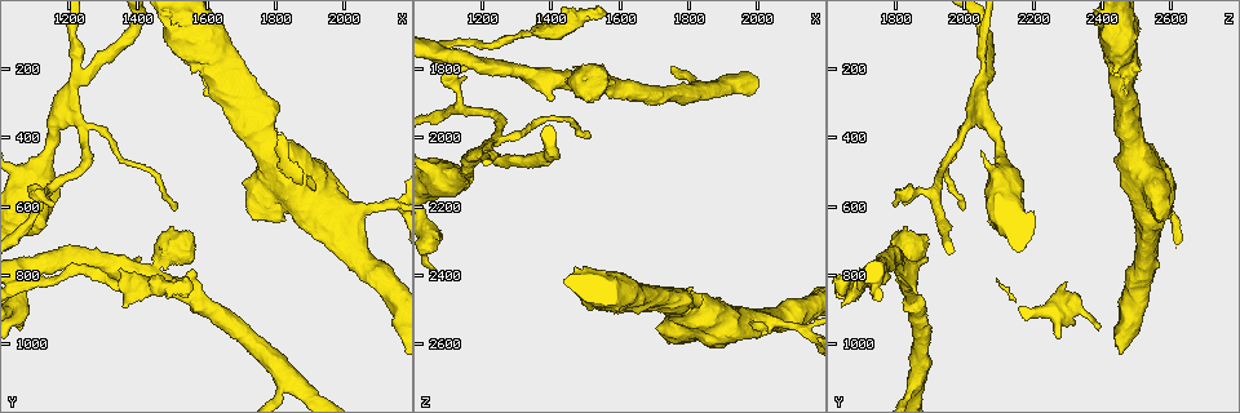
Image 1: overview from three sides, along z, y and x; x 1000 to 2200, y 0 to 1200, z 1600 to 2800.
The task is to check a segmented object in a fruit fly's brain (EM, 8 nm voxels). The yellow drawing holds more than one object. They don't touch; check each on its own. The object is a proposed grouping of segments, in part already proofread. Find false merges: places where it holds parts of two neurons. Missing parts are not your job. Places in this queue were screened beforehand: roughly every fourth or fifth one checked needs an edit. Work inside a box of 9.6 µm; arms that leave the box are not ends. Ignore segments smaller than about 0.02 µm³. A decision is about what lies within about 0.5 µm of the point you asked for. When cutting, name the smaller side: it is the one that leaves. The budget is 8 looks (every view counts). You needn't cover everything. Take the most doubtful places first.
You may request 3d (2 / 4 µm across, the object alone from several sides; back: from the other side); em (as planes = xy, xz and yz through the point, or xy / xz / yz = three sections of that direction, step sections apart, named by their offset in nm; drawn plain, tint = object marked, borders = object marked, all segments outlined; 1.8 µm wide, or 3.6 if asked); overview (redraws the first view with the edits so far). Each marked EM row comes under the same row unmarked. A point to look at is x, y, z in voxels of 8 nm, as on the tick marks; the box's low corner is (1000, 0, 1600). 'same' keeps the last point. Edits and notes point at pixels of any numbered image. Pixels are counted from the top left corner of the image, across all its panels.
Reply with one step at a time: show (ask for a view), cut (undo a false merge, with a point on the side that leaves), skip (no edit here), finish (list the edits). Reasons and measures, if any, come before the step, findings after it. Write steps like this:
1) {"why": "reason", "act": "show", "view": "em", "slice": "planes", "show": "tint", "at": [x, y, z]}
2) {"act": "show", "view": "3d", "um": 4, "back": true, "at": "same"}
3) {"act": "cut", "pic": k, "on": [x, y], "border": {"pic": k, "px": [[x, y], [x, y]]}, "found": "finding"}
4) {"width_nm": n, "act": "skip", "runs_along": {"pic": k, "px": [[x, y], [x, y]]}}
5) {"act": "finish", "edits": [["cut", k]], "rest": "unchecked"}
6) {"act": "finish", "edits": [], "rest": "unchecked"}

{"why": "three arms meet", "act": "show", "view": "3d", "um": 2, "back": true, "at": [1220, 230, 2060]}

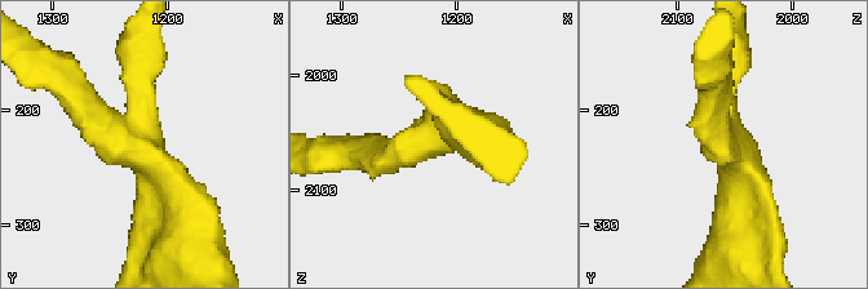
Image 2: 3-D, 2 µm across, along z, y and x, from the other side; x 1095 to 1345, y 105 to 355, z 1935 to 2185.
{"arms": 3, "arm_widths_nm": [200, 220, 340], "act": "show", "view": "em", "slice": "xz", "step": 4, "show": "tint", "at": [1222, 238, 2054]}

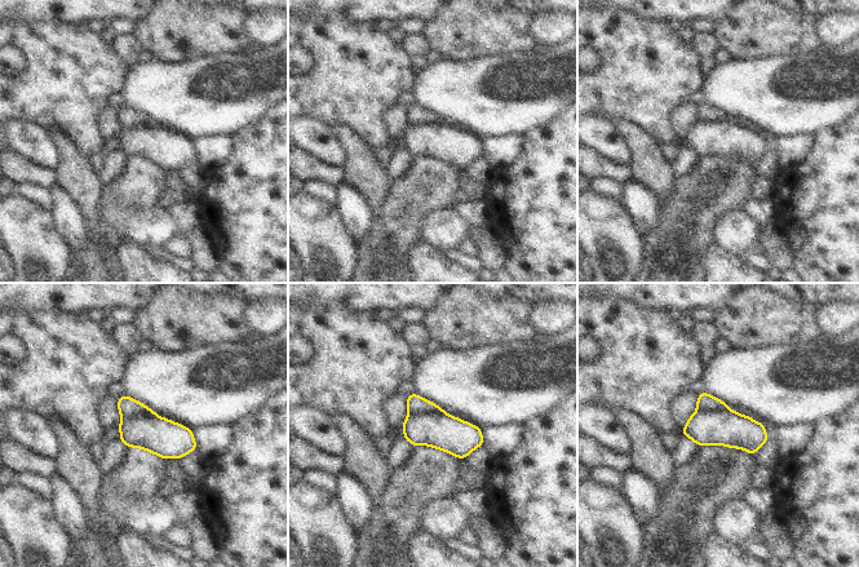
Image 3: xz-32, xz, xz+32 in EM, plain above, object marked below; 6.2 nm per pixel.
{"why": "another direction", "act": "show", "view": "em", "slice": "planes", "show": "tint", "at": "same"}

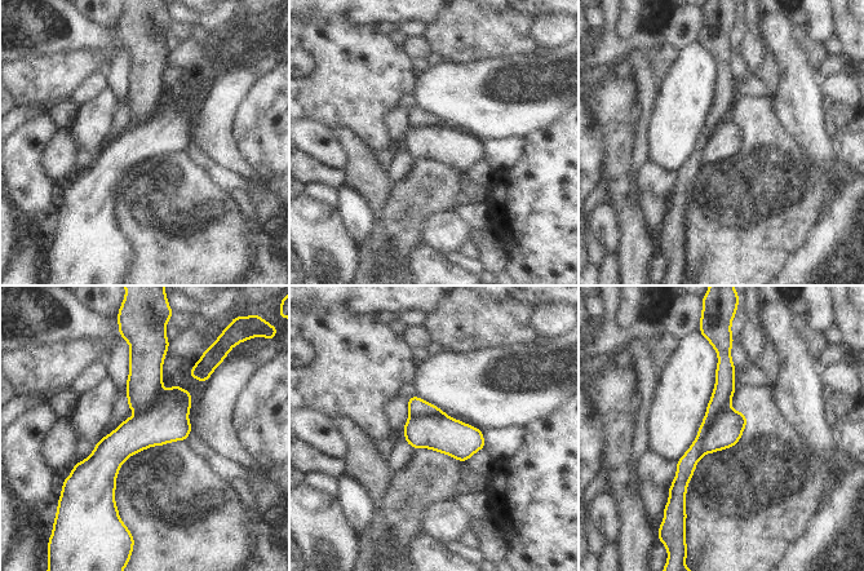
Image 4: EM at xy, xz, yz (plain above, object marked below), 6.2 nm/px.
{"width_nm": 260, "act": "cut", "pic": 4, "on": [723, 392], "found": "two neurons meet here"}

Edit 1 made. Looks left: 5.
{"why": "looks like a crossing", "act": "show", "view": "3d", "um": 4, "back": true, "at": [2020, 660, 2550]}

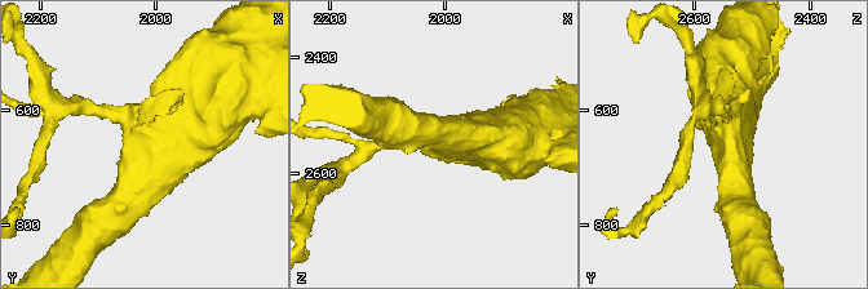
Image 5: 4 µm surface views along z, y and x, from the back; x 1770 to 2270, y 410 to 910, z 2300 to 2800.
{"why": "shape alone is not enough", "act": "show", "view": "em", "um": 3.6, "slice": "planes", "show": "borders", "at": [2020, 660, 2535]}

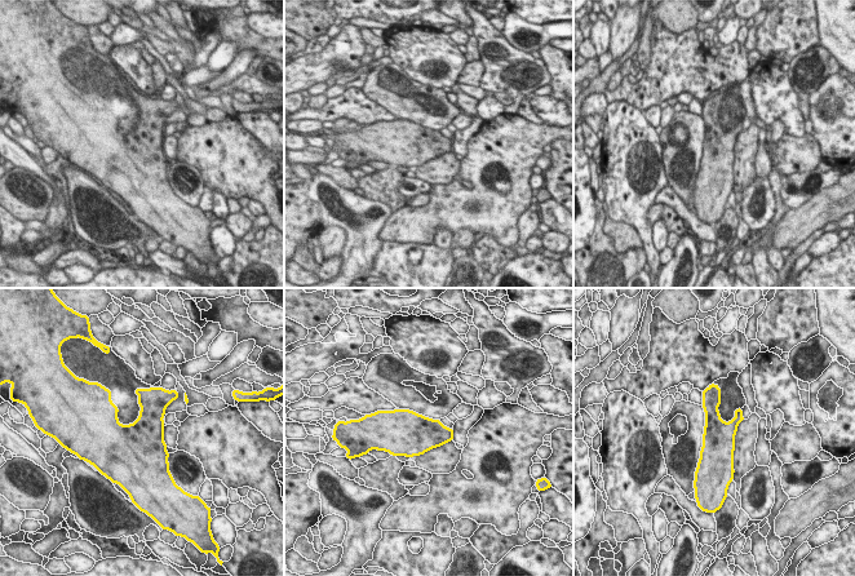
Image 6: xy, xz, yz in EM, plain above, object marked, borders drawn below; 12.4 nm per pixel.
{"act": "skip", "found": "one neuron here"}

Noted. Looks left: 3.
{"act": "finish", "edits": [["cut", 4]], "rest": "unchecked"}

